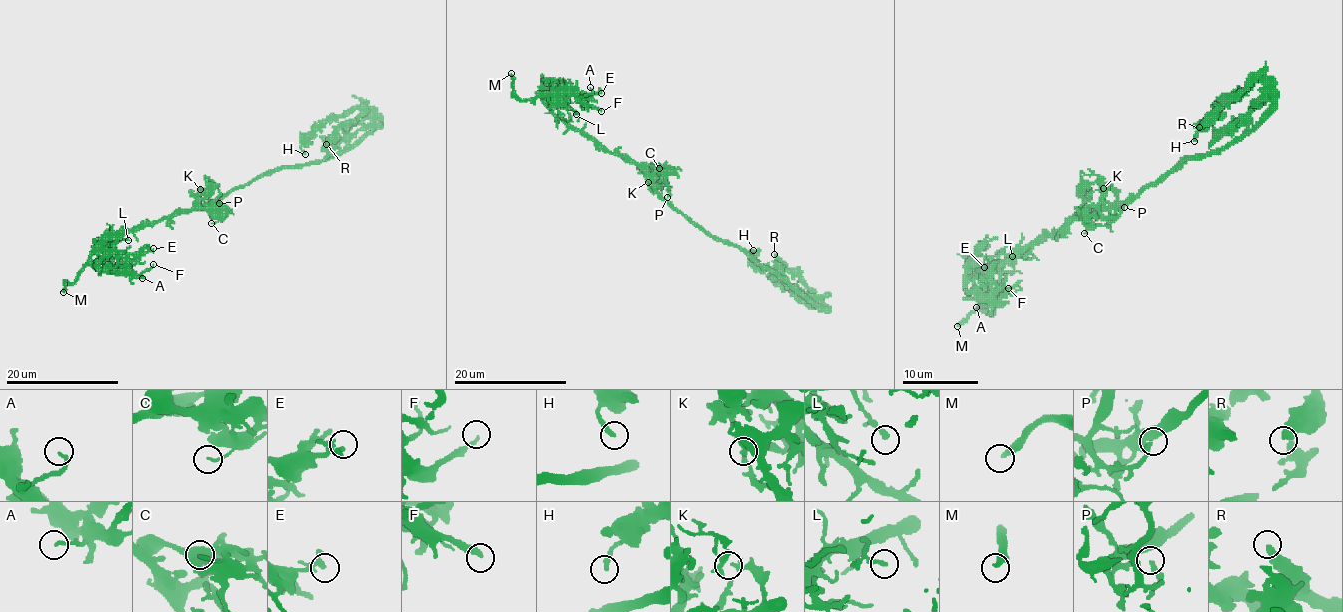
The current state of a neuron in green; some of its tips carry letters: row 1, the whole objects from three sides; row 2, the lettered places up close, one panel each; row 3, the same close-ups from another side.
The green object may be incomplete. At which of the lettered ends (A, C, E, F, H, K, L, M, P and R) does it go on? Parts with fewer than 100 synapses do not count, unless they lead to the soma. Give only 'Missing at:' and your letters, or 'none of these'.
Missing at: M

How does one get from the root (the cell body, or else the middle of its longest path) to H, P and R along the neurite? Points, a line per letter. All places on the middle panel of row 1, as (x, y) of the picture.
H: (693, 224), (739, 245), (801, 289), (811, 306), (815, 302), (787, 290), (763, 271), (749, 254), (753, 250)
P: (693, 224), (662, 196), (663, 179), (669, 188), (667, 197)
R: (693, 224), (743, 248), (794, 289), (801, 289), (811, 306), (815, 302), (813, 293), (774, 254)

